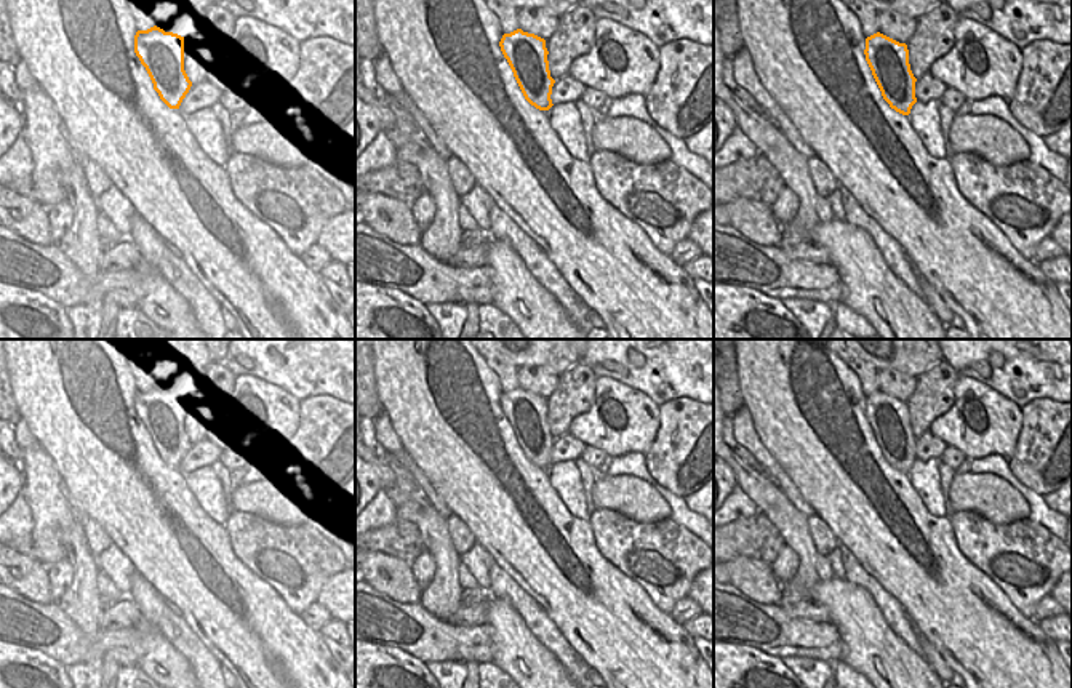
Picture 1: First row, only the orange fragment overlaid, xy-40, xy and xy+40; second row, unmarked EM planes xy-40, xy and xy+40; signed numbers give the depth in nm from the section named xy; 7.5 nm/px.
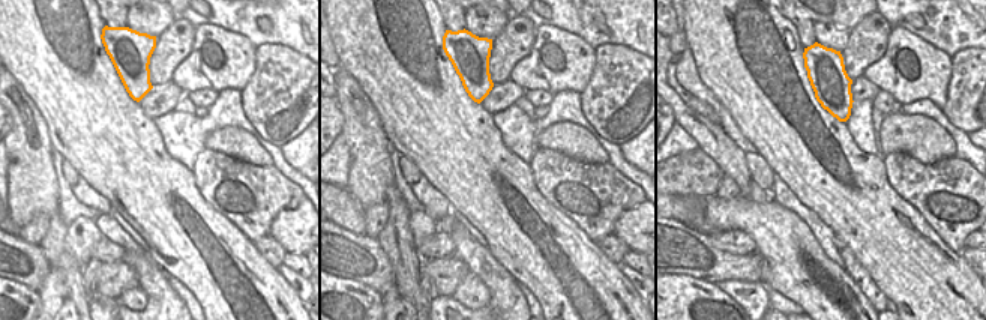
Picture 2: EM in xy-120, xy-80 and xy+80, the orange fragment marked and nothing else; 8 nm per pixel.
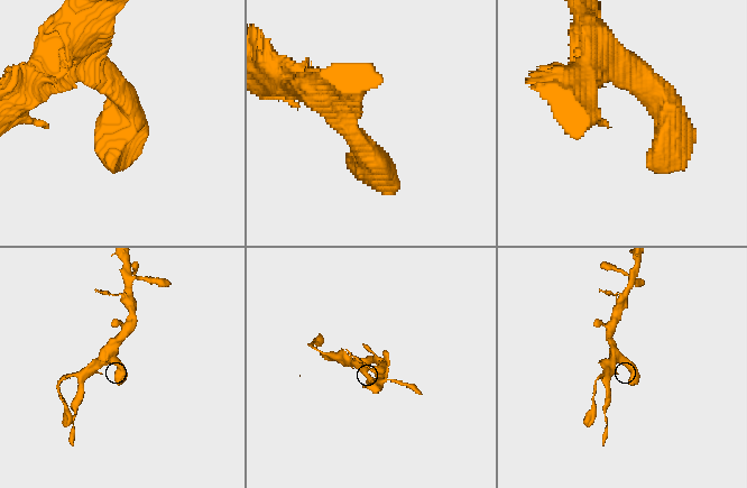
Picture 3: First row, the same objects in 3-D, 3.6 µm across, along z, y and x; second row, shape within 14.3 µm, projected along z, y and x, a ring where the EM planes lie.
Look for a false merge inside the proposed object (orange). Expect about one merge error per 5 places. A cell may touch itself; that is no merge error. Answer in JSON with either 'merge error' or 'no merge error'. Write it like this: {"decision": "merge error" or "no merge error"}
{"decision": "no merge error"}

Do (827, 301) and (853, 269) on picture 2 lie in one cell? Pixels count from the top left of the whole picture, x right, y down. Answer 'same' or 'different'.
different

